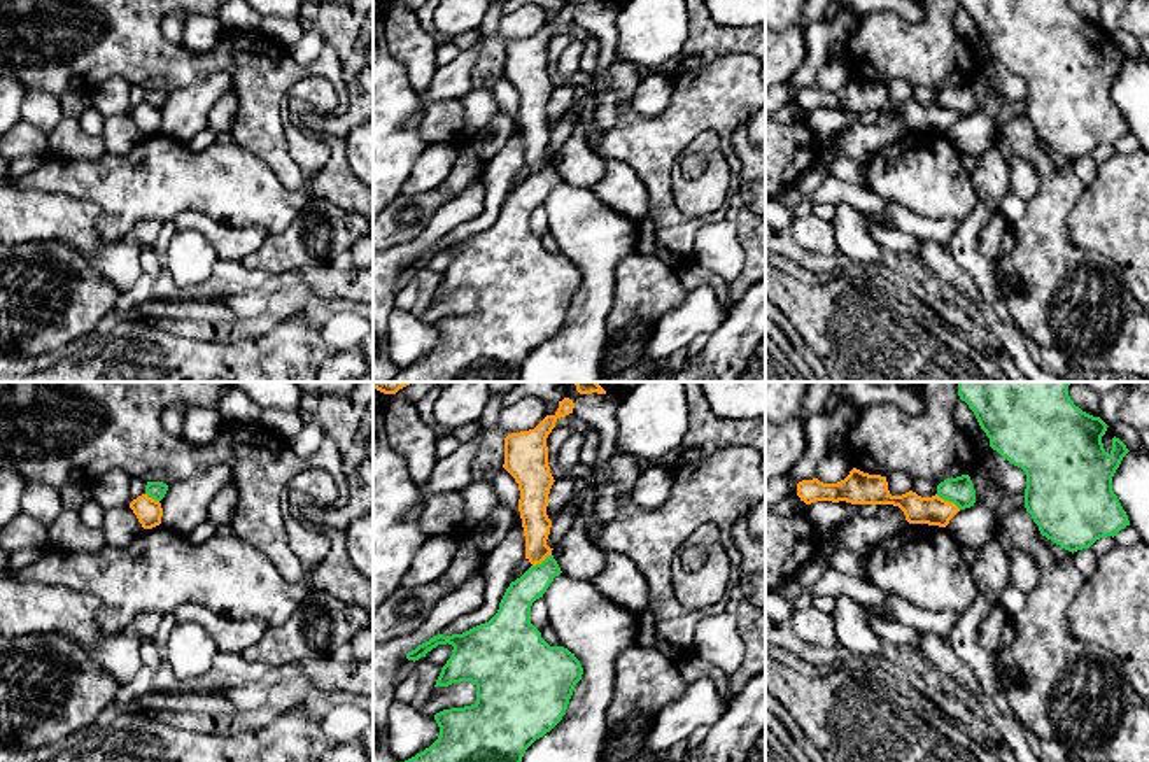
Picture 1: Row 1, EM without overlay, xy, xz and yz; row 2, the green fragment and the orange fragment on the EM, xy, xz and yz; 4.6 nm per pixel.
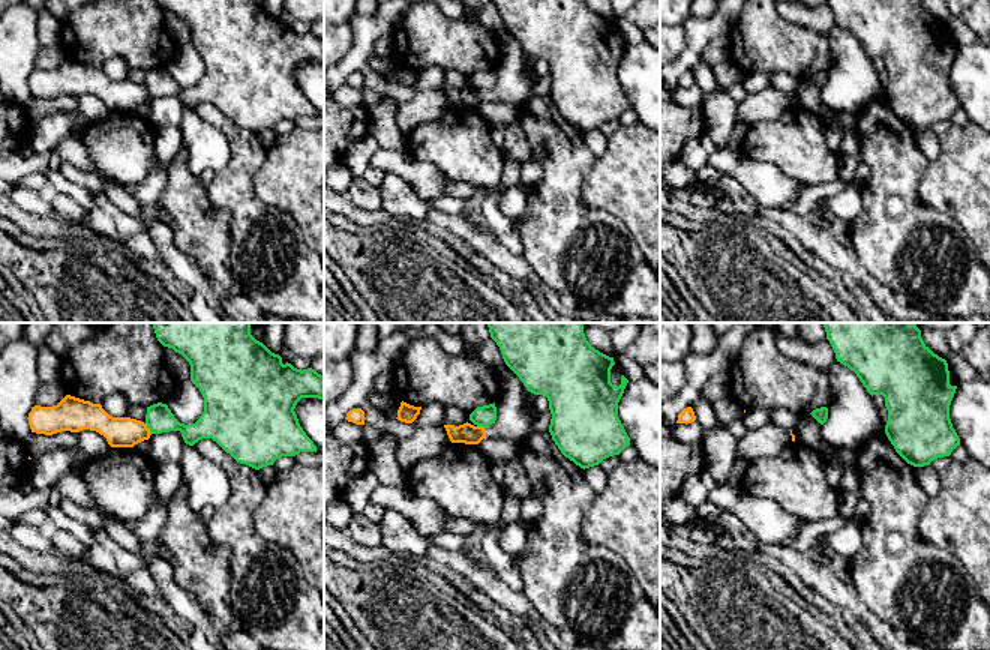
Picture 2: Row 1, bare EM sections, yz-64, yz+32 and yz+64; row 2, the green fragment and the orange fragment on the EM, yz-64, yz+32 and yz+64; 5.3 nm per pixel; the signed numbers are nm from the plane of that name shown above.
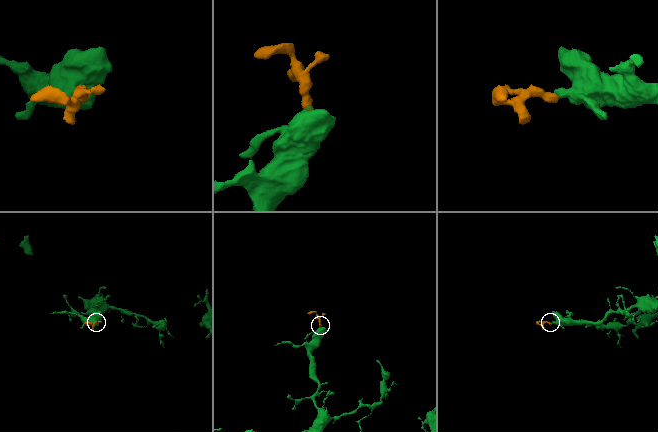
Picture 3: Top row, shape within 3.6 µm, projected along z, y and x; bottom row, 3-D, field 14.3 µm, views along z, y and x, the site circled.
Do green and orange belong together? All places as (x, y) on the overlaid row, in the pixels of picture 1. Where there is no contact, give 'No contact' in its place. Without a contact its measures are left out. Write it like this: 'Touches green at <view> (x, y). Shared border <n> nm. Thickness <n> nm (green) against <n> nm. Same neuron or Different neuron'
Touches green at yz (948, 500). Shared border 140 nm. Thickness 130 nm (green) against 130 nm. Different neuron

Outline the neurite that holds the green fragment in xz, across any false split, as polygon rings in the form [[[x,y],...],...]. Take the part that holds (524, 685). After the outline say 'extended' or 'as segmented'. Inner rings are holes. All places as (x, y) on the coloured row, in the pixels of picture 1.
[[[548,555],[510,583],[489,622],[462,634],[438,634],[406,653],[415,662],[438,645],[452,645],[452,655],[434,687],[471,681],[476,685],[476,702],[436,713],[438,739],[405,762],[522,762],[525,750],[562,720],[583,667],[574,653],[550,646],[531,624],[532,603],[543,597],[560,573],[553,555]]] | as segmented

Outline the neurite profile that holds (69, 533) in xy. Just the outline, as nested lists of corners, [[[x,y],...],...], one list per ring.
[[[63,510],[47,527],[49,547],[67,552],[96,552],[105,547],[102,529],[88,527],[77,510]]]

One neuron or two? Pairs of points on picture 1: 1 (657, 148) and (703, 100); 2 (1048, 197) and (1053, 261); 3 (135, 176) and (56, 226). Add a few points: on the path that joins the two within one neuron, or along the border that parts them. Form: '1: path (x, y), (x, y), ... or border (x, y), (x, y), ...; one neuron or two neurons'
1: path (668, 135), (690, 112); one neuron
2: path (1048, 212), (1048, 246); one neuron
3: border (53, 191), (88, 197), (105, 240); two neurons

